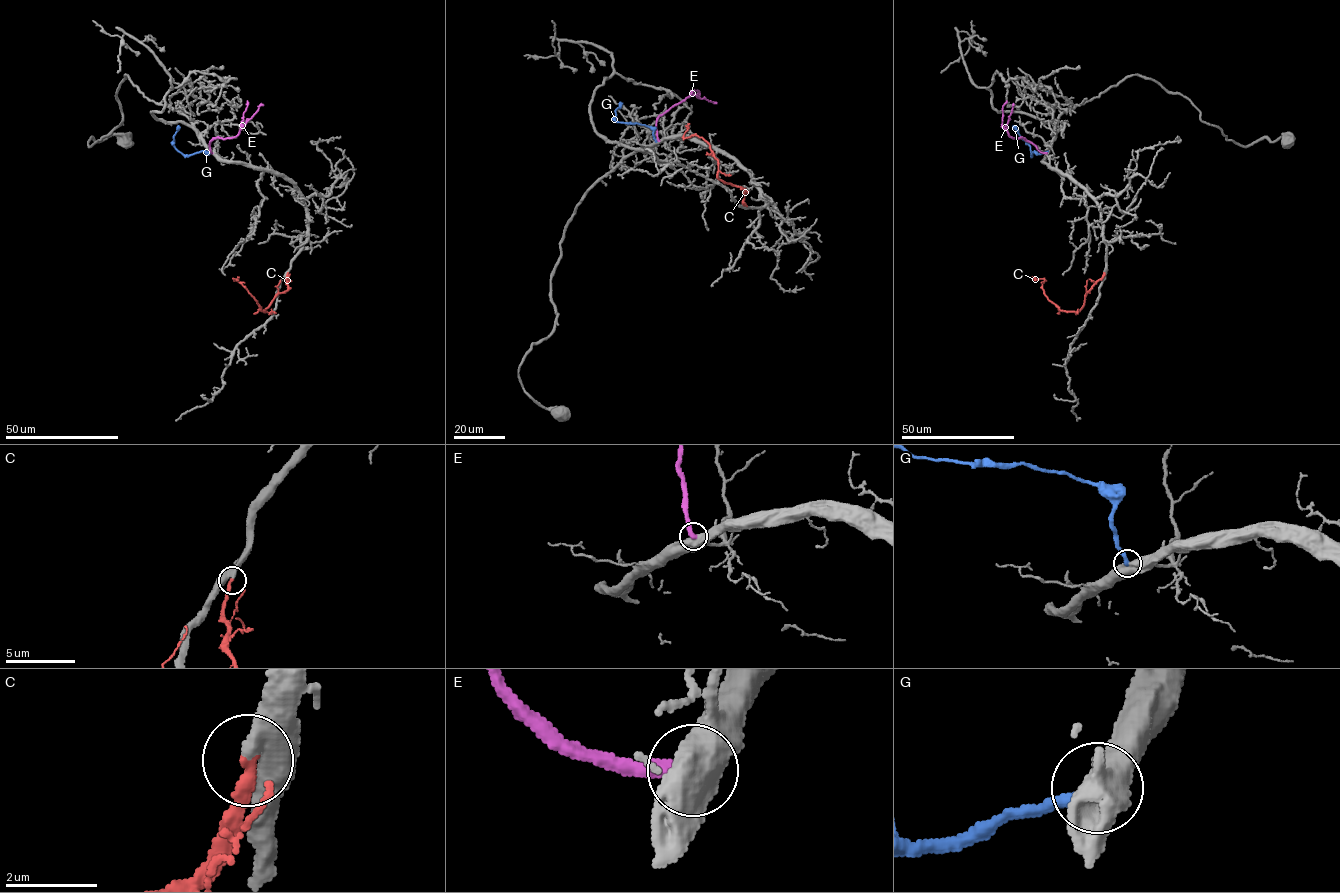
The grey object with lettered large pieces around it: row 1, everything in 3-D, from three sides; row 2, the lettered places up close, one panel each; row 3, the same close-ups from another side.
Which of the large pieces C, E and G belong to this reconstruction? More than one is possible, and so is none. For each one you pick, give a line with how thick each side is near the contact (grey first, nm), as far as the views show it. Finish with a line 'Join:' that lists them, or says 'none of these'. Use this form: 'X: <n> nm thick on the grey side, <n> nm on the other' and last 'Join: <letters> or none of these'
C: 480 nm thick on the grey side, 260 nm on the other
Join: C

